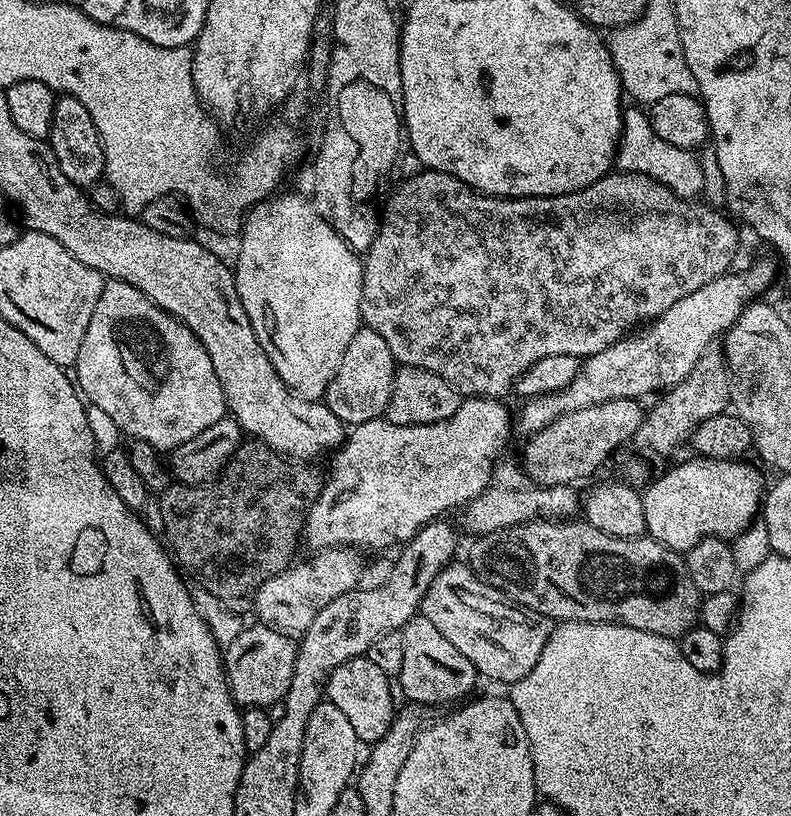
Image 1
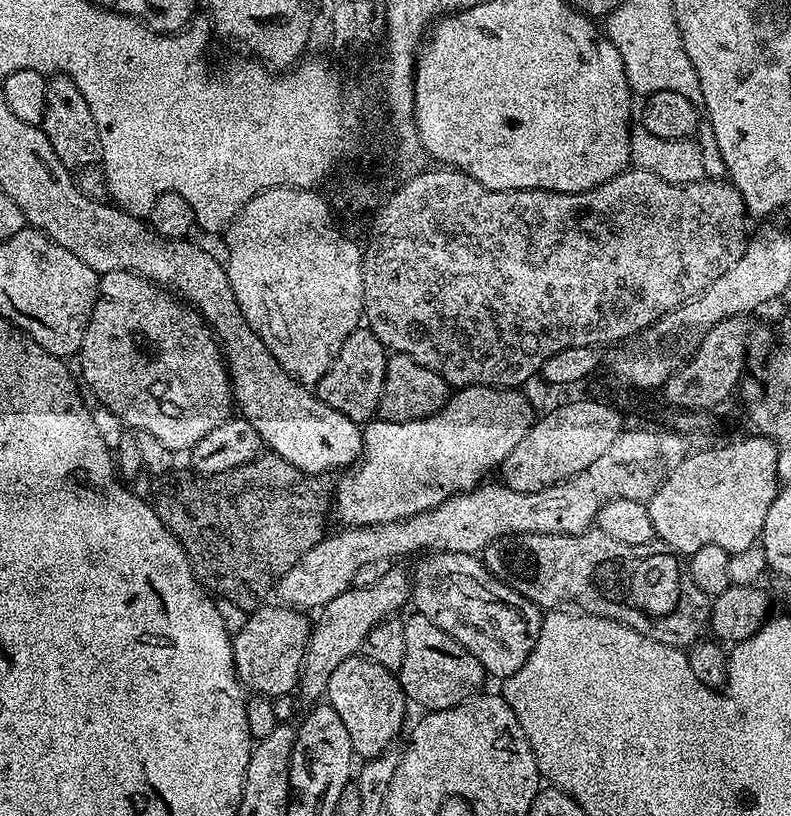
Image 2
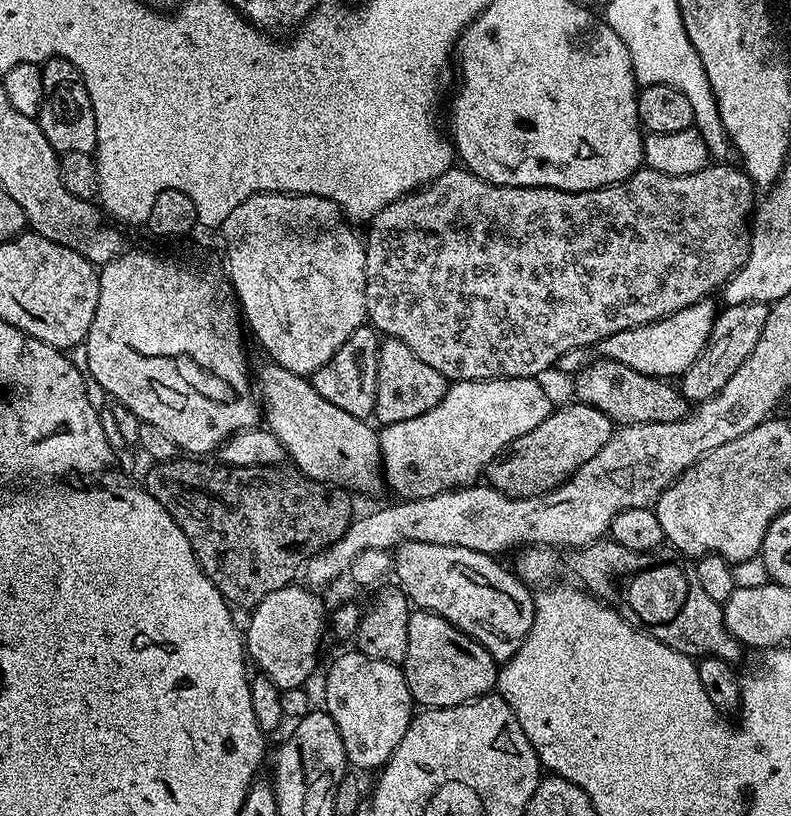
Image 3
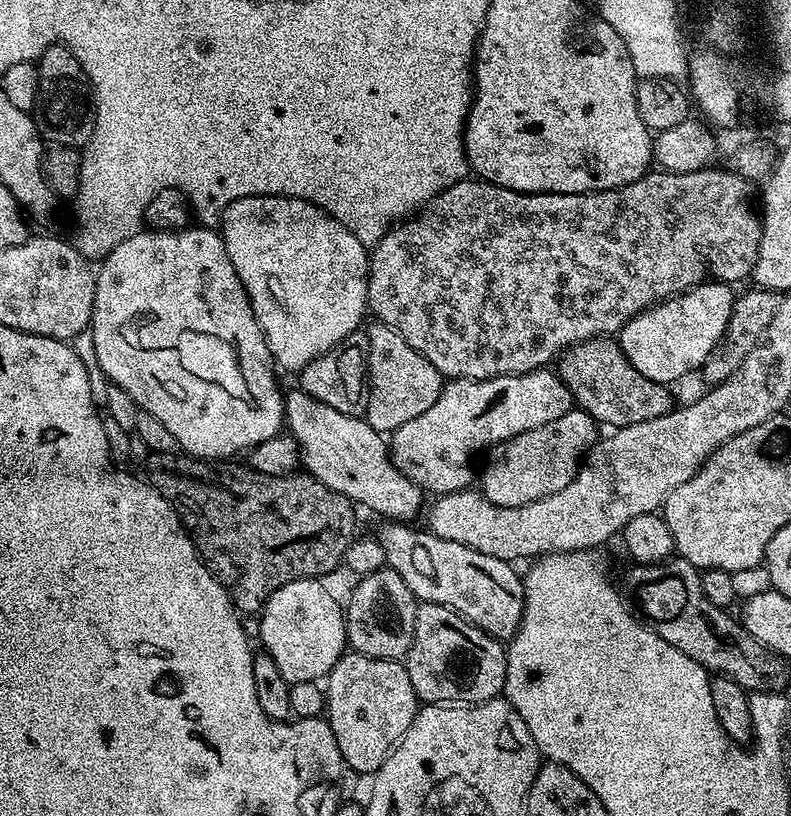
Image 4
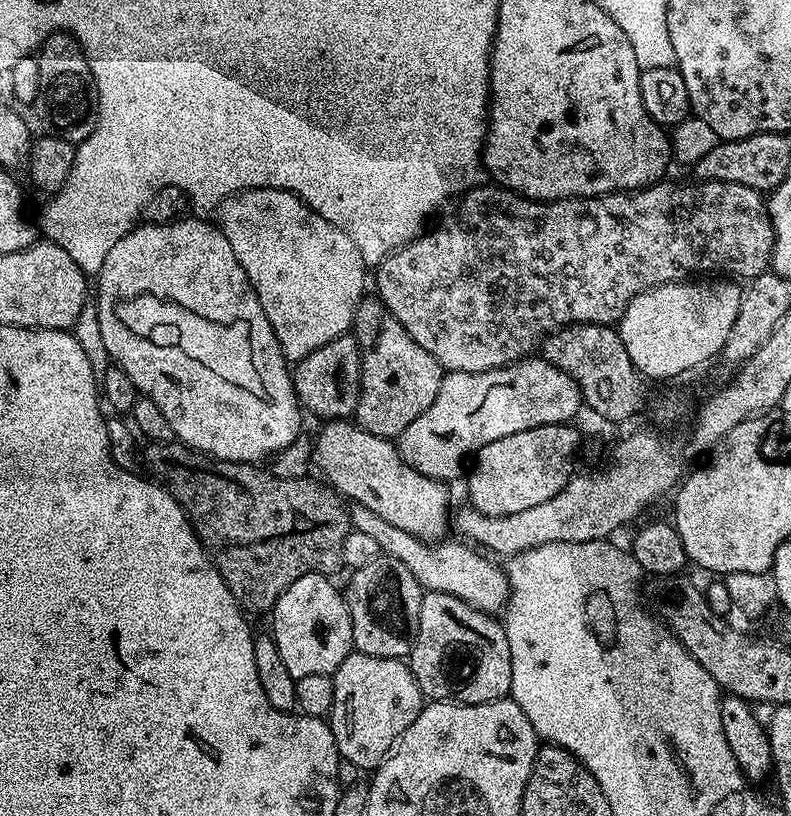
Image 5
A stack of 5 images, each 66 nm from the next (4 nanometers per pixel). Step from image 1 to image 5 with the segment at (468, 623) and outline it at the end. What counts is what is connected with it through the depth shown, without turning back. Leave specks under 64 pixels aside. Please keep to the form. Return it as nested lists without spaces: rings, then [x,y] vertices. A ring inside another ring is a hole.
[[[353,503],[351,507],[351,527],[362,534],[370,534],[370,538],[378,542],[383,555],[392,556],[398,562],[402,562],[402,566],[406,566],[406,570],[414,574],[421,589],[442,594],[454,594],[454,598],[465,600],[468,605],[480,612],[500,614],[505,611],[509,594],[508,574],[501,565],[499,568],[495,564],[497,563],[495,559],[481,554],[475,547],[467,543],[455,544],[452,538],[445,538],[439,542],[420,540],[414,534],[406,534],[406,530],[398,530],[398,526],[390,526],[390,522],[386,522],[386,518],[378,518],[374,510],[366,510],[357,503]]]

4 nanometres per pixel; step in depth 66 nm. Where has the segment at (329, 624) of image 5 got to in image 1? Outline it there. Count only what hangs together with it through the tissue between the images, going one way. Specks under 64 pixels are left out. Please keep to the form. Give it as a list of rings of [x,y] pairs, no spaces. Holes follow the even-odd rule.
[[[252,622],[244,626],[241,633],[225,647],[222,652],[224,676],[228,679],[228,688],[232,699],[244,708],[267,708],[269,704],[283,701],[286,690],[290,686],[290,678],[294,678],[294,658],[297,641],[285,632],[269,628],[267,624]]]

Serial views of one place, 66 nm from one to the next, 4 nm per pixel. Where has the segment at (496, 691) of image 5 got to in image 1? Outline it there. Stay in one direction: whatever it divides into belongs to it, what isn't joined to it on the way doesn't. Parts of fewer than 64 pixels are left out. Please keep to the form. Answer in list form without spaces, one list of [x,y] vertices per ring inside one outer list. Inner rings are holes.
[[[414,615],[399,631],[402,638],[402,670],[398,677],[398,688],[408,695],[413,704],[448,704],[451,700],[460,702],[469,695],[468,691],[478,681],[476,667],[445,638],[430,618]]]

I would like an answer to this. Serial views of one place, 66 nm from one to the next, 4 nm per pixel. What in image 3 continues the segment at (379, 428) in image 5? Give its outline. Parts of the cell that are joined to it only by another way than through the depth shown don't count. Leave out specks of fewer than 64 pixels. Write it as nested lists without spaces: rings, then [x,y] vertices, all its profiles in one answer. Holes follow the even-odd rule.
[[[391,338],[381,339],[378,354],[378,382],[376,383],[376,410],[374,420],[383,426],[394,422],[406,422],[406,418],[418,418],[418,414],[426,414],[438,402],[442,402],[449,381],[444,379],[434,366],[426,366],[406,342],[398,342]]]

